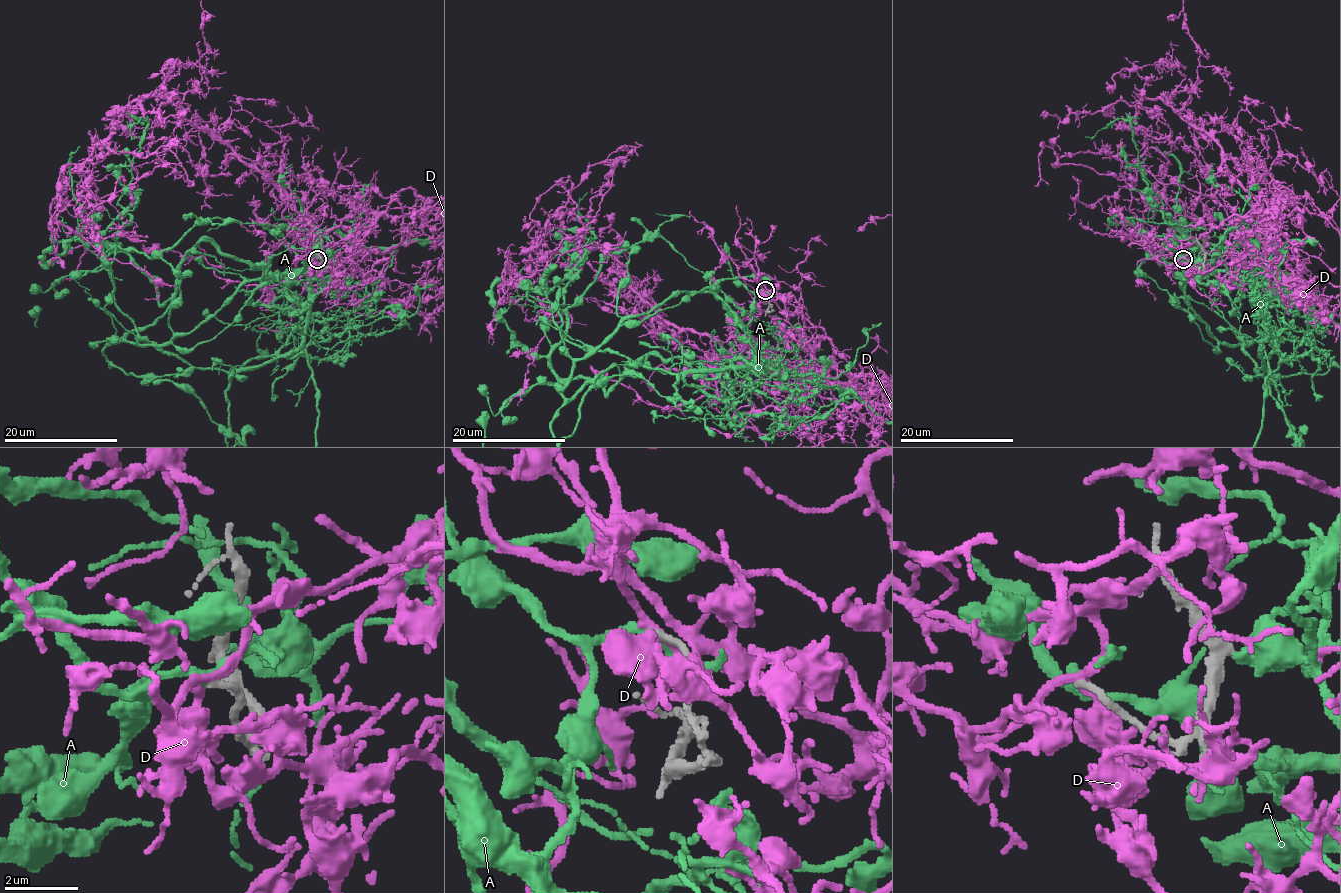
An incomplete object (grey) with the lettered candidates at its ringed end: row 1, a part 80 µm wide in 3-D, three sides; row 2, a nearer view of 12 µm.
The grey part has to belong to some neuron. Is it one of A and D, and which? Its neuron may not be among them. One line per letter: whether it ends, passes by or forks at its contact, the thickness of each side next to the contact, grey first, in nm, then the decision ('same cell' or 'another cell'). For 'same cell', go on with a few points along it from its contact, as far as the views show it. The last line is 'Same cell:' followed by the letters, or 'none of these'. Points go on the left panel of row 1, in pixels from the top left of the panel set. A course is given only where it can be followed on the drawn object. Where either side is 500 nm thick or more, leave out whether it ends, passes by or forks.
A: it passes by; calibres 180 and 240 nm; same cell
D: it forks; calibres 180 and 240 nm; another cell
Same cell: A

